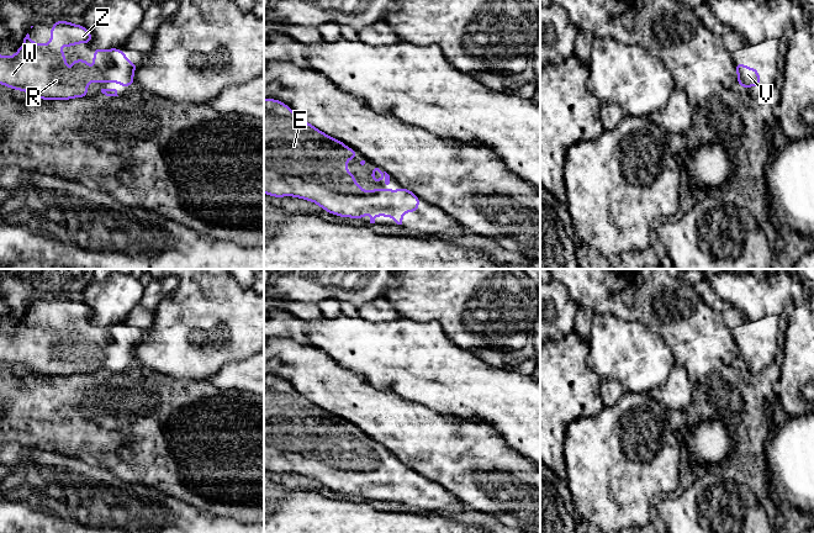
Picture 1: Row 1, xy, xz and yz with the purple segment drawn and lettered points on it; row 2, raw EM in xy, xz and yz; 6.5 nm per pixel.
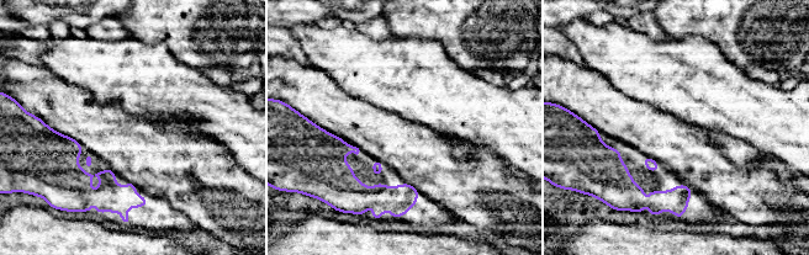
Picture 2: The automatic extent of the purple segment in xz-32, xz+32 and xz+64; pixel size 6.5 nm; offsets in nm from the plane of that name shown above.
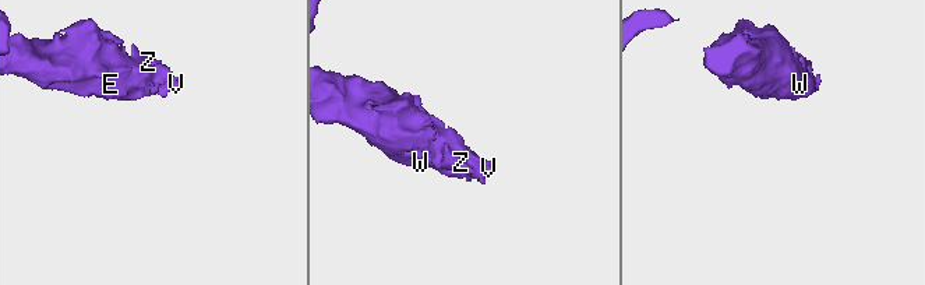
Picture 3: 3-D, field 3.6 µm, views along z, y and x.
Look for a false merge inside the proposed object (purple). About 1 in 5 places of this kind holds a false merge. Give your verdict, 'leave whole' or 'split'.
leave whole

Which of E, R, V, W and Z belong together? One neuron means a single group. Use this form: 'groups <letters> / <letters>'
groups E R V W Z

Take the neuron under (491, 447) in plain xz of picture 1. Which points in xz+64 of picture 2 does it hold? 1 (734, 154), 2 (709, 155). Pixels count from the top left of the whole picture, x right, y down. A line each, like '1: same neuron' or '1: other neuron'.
1: other neuron
2: same neuron

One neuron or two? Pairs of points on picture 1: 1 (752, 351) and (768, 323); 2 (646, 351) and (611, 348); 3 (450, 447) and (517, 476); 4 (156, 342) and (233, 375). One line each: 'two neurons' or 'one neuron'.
1: one neuron
2: one neuron
3: one neuron
4: two neurons

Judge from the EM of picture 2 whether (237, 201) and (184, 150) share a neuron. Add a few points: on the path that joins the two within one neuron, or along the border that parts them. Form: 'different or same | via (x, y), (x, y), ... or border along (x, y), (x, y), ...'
same | via (223, 190), (197, 164)

